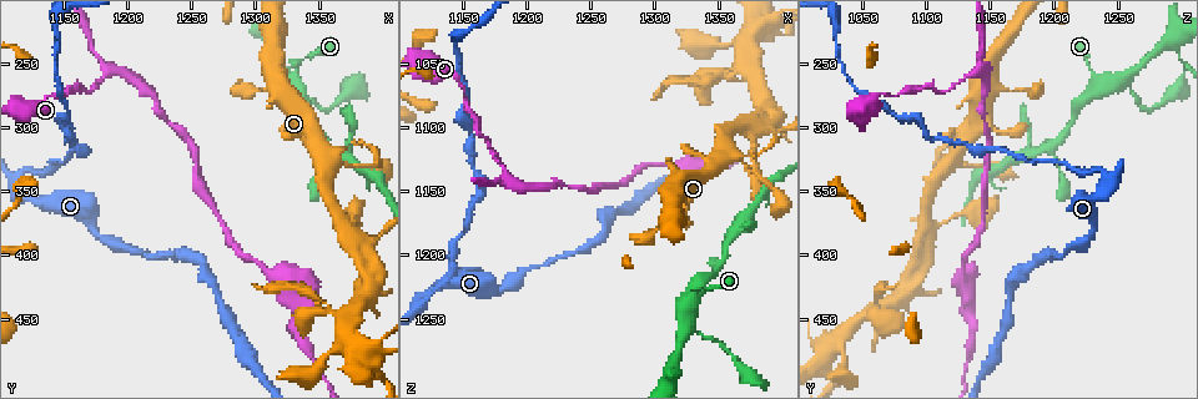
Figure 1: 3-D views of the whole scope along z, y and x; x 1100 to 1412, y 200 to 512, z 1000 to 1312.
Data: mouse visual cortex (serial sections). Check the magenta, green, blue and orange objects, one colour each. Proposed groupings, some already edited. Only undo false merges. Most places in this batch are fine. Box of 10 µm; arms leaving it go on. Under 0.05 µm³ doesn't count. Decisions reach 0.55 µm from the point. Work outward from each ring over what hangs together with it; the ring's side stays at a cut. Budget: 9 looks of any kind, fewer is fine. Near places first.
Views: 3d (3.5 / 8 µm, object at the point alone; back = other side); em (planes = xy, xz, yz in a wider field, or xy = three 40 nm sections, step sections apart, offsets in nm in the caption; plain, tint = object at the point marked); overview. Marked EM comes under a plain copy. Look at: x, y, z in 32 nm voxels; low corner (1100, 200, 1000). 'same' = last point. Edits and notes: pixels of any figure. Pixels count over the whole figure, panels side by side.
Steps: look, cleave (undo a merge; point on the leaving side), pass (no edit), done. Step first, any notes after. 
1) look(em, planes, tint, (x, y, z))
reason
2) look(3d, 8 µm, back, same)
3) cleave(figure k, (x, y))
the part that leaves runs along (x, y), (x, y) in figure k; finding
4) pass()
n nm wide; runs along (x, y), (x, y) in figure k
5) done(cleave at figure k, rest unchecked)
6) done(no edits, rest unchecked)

look(3d, 3.5 µm, (1186, 256, 1138))

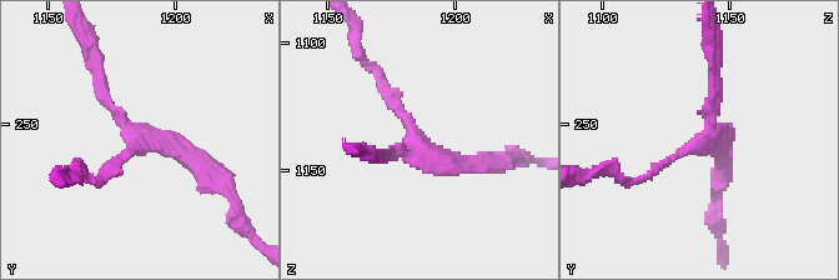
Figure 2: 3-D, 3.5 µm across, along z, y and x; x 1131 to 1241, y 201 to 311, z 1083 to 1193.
look(em, xy, step 1, tint, (1184, 258, 1138))
3 arms; arms of 150, 150, 250 nm; need the tissue

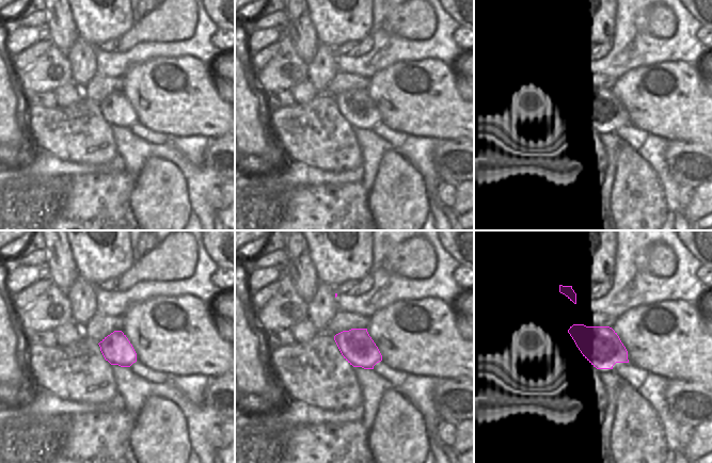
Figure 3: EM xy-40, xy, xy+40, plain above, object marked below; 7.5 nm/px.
look(em, xy, step 5, tint, same)
another direction

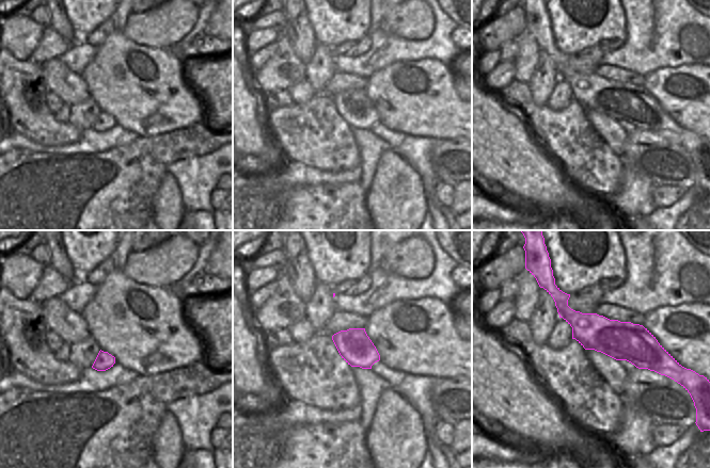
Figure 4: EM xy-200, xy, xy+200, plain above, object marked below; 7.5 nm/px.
pass()
all the same cell

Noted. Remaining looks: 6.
look(3d, 3.5 µm, (1358, 312, 1198))

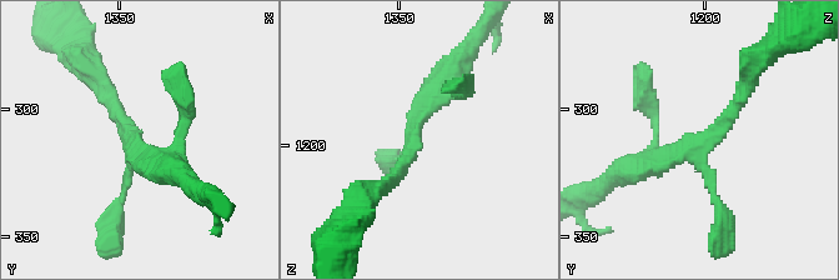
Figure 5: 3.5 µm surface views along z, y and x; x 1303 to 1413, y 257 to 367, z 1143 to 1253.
look(em, xy, step 1, tint, (1355, 313, 1198))

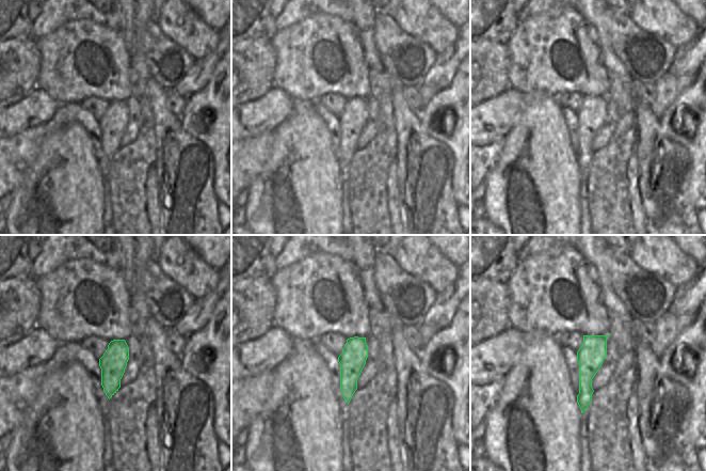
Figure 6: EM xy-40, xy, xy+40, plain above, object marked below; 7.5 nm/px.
pass()
200 nm wide; runs along (744, 85), (708, 139), (636, 165) in figure 5; one cell here

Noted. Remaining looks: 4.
look(3d, 3.5 µm, back, (1324, 418, 1132))

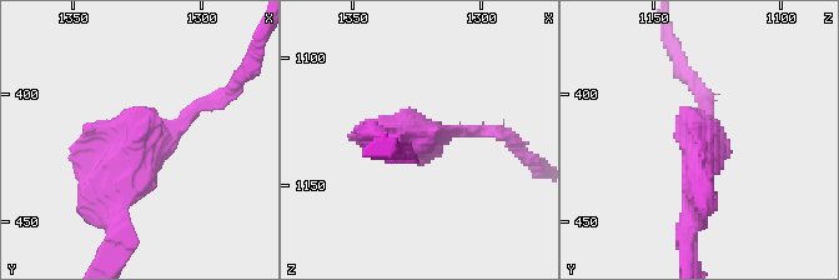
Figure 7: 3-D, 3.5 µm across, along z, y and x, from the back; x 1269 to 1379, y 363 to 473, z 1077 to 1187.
look(em, planes, tint, same)

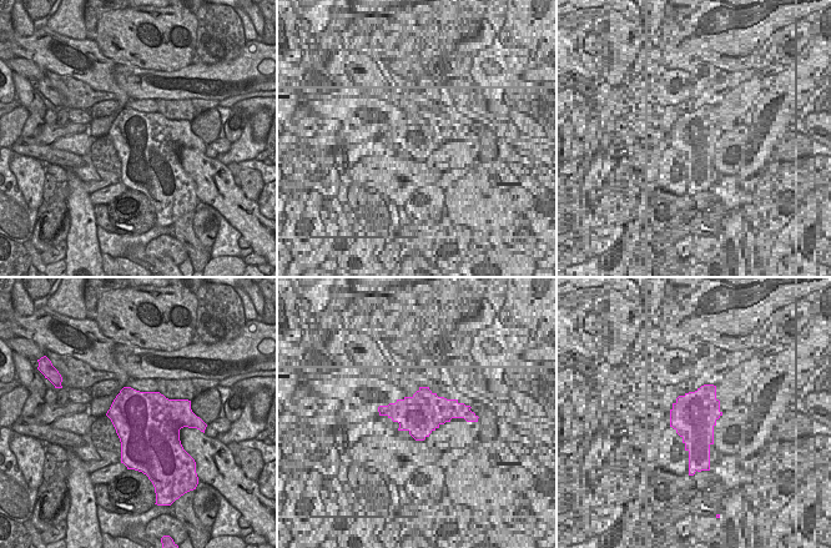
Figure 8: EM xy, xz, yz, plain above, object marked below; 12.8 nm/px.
pass()
850 nm wide; runs along (207, 101), (116, 163), (111, 221) in figure 7; continuous, no second cell

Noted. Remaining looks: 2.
look(3d, 3.5 µm, (1316, 230, 1292))
thin arm on a thick one

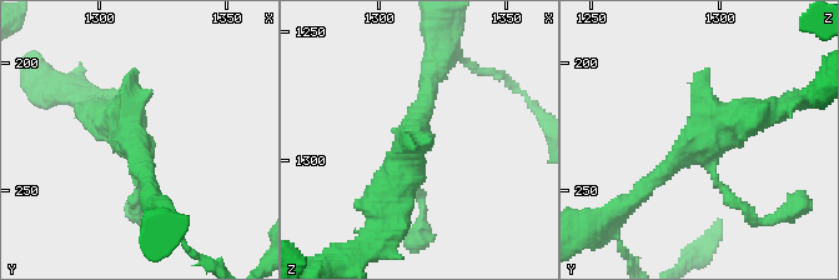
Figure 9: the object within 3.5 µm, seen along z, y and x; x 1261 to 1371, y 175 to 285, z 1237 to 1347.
look(em, xy, step 1, tint, (1315, 230, 1291))

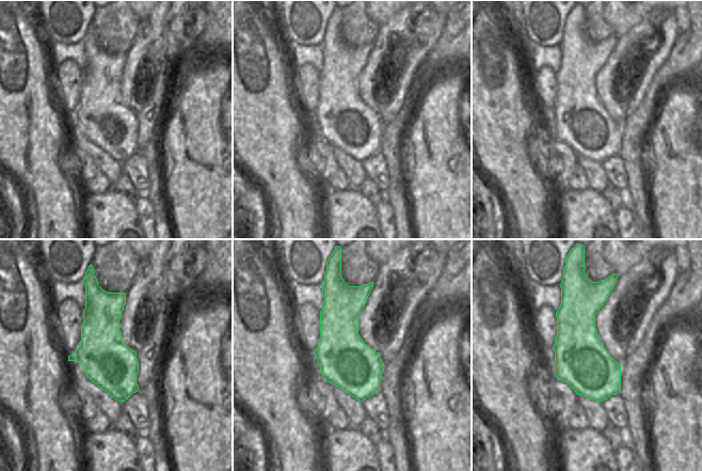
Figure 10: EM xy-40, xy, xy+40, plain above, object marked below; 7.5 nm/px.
pass()
runs along (638, 195), (721, 123), (749, 126) in figure 9; continuous, no second cell

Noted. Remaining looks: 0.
done(no edits, rest unchecked)

